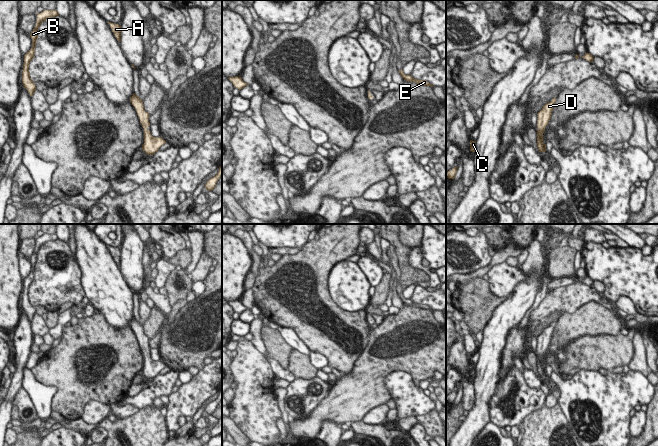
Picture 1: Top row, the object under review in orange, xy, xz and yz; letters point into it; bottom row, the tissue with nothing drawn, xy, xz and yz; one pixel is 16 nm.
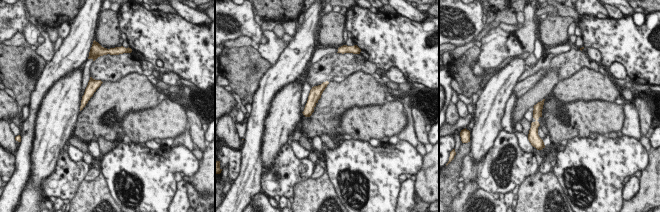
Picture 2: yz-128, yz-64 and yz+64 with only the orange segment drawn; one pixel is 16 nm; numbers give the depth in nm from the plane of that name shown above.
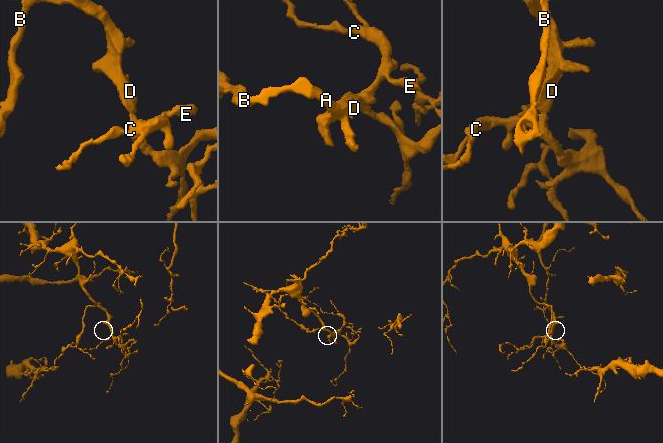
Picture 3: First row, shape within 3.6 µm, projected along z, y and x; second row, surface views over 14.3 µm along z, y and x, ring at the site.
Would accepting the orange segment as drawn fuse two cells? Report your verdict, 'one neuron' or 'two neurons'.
one neuron

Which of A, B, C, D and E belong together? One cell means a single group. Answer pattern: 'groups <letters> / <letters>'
groups A B C D E

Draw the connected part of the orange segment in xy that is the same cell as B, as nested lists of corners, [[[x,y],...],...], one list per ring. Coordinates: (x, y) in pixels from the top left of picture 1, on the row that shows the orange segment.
[[[44,10],[41,13],[37,13],[37,22],[36,22],[35,28],[30,34],[30,37],[32,38],[32,47],[24,56],[22,83],[23,83],[23,87],[27,89],[31,97],[33,96],[36,90],[36,85],[30,78],[29,65],[30,65],[31,60],[34,58],[34,54],[35,54],[35,46],[36,46],[36,41],[38,38],[38,28],[40,27],[41,23],[45,21],[47,18],[56,17],[58,15],[59,13],[57,12],[57,10],[53,10],[53,11]]]

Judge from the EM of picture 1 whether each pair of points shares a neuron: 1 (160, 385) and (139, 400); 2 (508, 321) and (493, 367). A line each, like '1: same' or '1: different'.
1: same
2: same

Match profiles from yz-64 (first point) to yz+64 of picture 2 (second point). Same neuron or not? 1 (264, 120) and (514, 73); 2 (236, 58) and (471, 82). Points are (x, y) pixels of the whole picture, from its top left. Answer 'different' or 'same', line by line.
1: same
2: same

